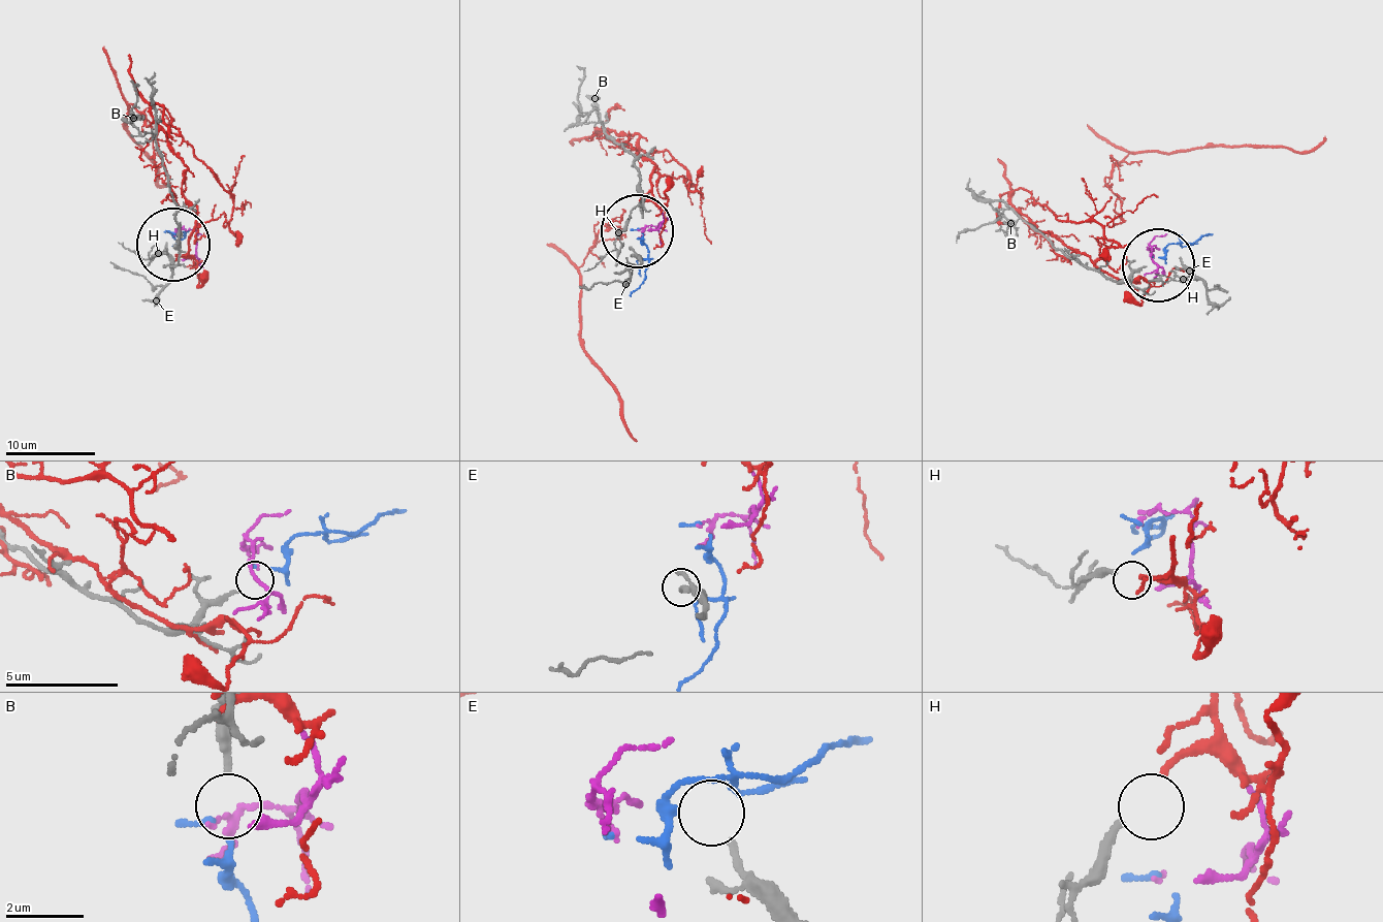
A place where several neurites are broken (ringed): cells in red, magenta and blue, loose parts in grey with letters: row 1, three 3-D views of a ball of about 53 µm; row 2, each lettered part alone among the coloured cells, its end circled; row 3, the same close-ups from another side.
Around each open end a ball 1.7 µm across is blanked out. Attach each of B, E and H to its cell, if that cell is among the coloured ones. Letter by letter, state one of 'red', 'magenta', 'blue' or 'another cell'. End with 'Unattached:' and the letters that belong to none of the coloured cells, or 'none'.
B: blue
E: another cell
H: red
Unattached: E

